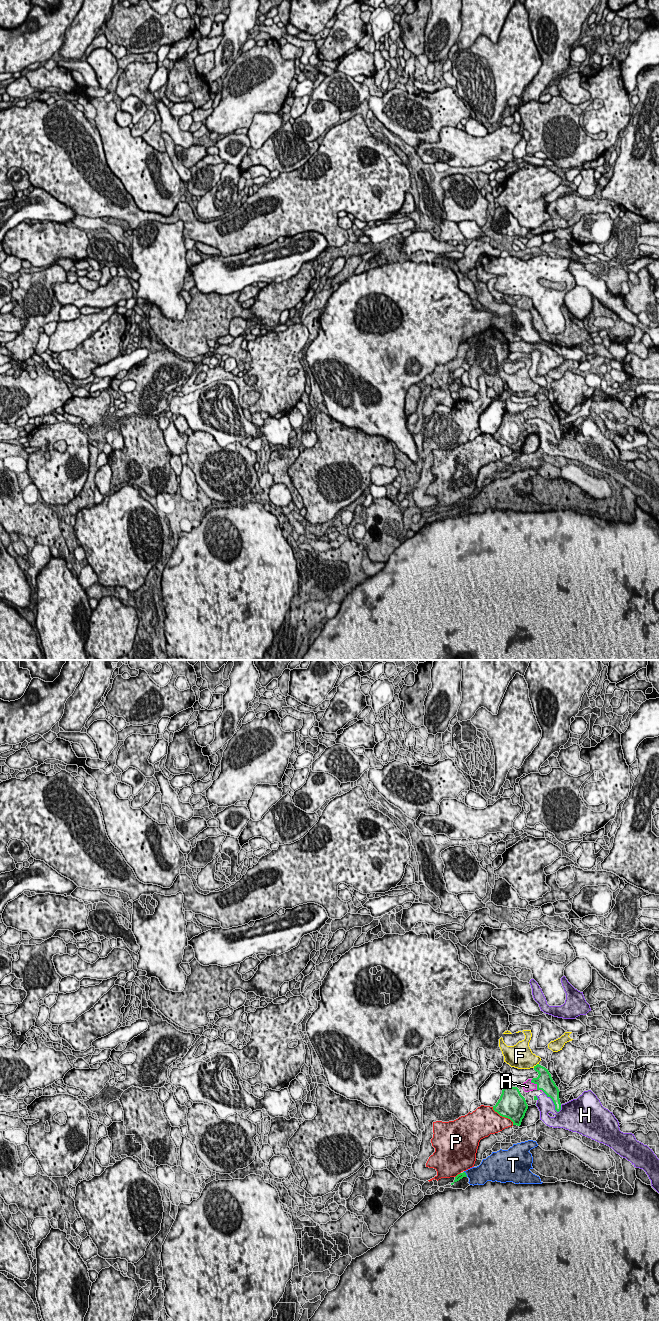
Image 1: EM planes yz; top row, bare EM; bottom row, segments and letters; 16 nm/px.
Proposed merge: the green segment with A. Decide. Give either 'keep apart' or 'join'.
join

